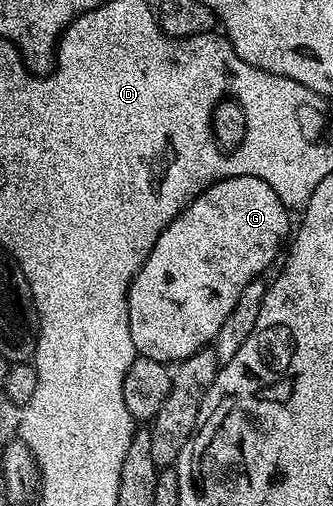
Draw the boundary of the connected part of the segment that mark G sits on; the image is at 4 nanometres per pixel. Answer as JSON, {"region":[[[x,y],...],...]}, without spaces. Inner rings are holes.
{"region":[[[250,175],[215,181],[205,193],[198,194],[158,235],[158,243],[154,243],[146,263],[128,288],[130,339],[134,339],[137,354],[155,361],[179,363],[199,349],[209,348],[215,342],[218,327],[226,323],[226,315],[234,311],[238,295],[251,281],[264,275],[260,273],[277,264],[290,237],[288,213],[289,206],[274,195],[274,187]]]}

